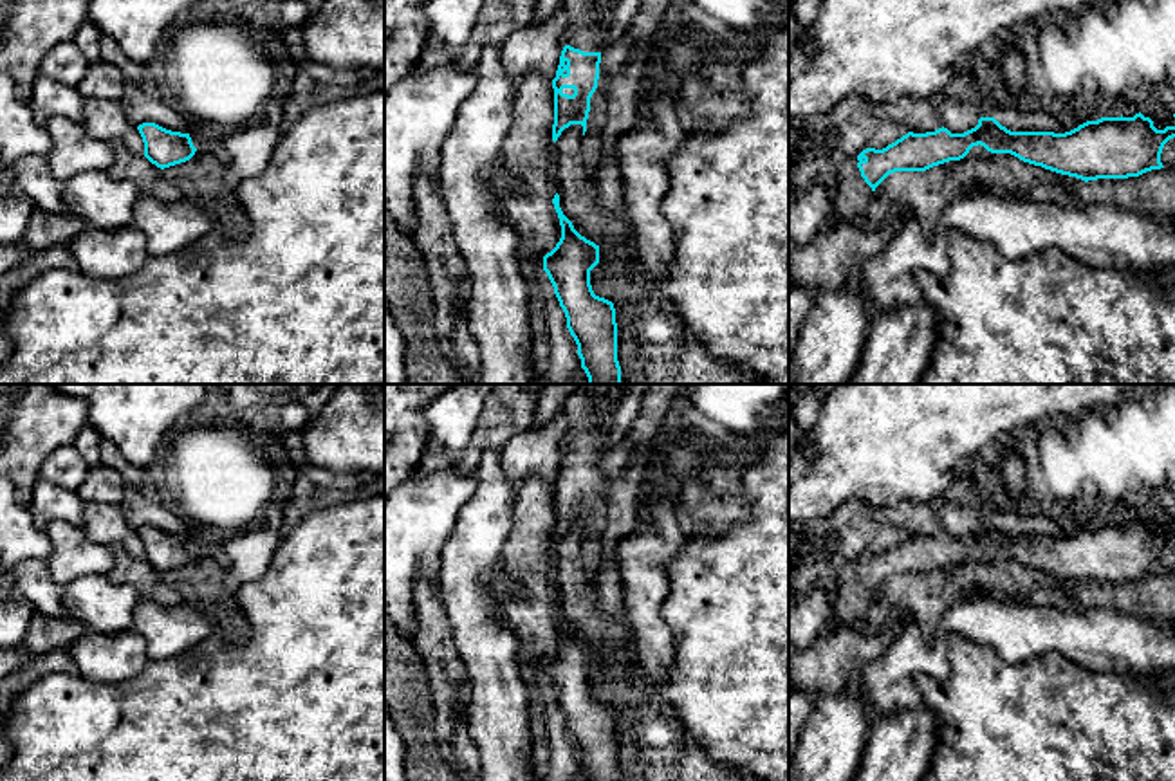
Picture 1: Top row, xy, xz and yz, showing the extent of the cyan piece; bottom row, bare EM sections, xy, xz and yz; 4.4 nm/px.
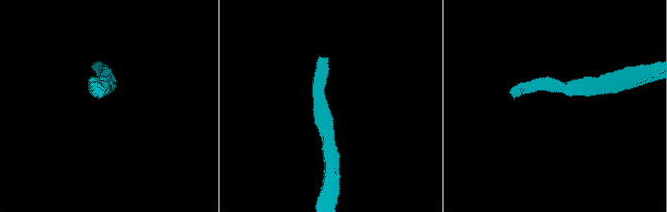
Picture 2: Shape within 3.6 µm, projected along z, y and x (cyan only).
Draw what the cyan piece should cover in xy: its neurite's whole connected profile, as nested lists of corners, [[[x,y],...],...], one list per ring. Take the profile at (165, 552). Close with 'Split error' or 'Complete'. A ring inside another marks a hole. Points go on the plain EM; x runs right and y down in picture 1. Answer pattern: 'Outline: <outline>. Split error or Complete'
Outline: [[[143,527],[137,534],[144,547],[144,561],[161,574],[186,566],[197,556],[190,538],[171,536],[155,527]]]. Complete

